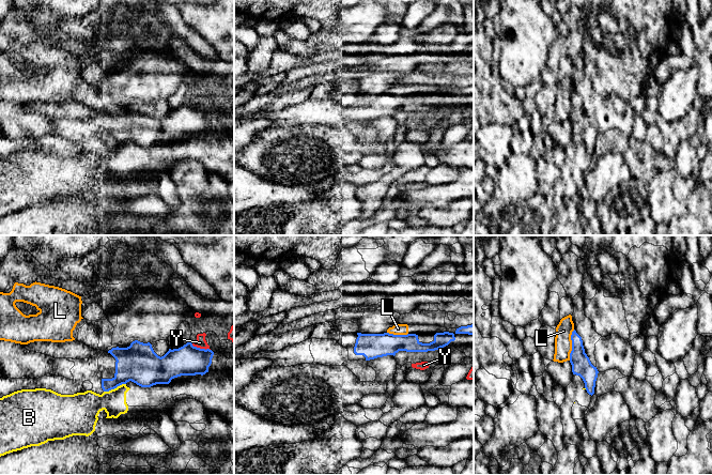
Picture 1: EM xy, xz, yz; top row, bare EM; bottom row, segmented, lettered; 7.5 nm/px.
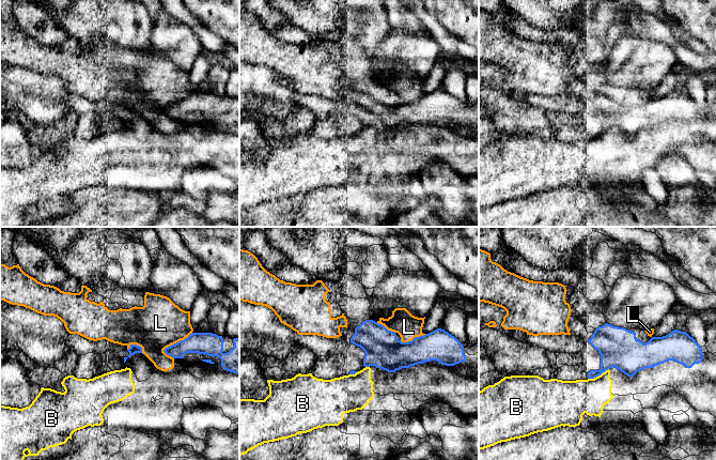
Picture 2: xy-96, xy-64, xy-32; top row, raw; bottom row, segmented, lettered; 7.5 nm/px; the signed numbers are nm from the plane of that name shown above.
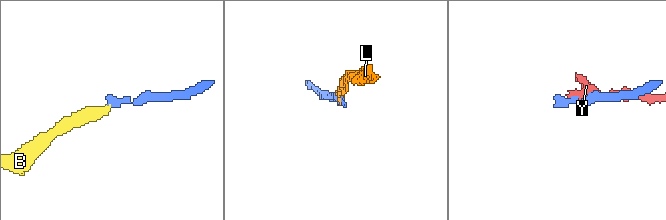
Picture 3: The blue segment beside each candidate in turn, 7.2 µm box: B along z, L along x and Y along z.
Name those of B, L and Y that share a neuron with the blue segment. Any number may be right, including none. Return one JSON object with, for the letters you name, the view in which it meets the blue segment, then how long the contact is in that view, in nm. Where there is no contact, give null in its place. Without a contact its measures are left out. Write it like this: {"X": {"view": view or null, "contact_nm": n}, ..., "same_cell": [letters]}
{"same_cell": []}

